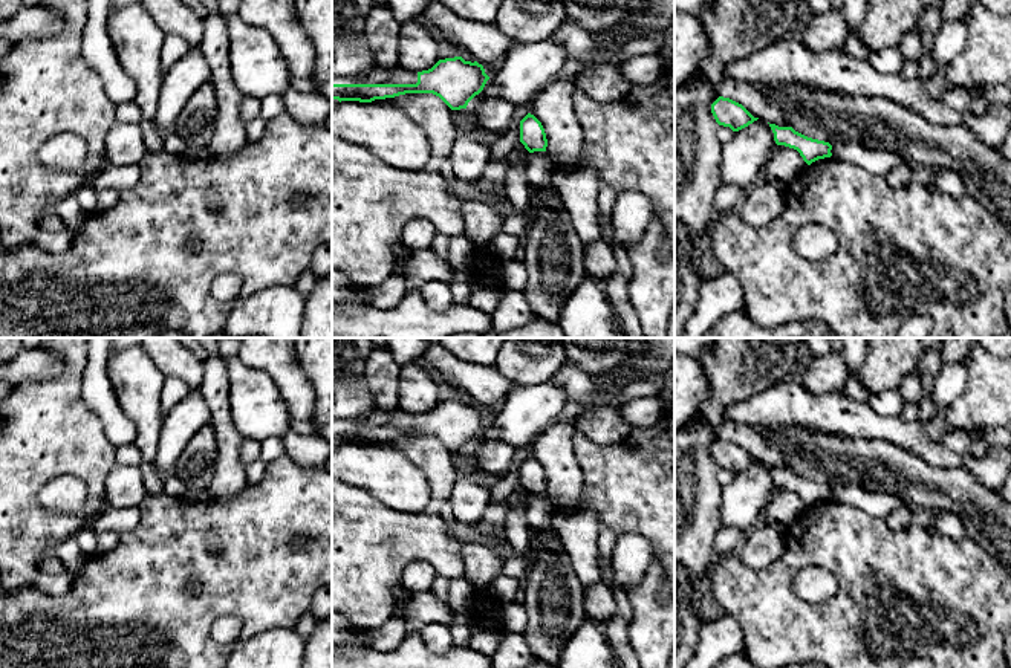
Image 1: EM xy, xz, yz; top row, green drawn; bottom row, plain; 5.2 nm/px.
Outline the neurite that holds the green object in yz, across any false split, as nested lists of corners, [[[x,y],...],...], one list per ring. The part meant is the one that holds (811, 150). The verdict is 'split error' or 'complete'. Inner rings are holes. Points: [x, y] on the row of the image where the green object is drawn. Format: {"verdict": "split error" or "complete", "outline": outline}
{"verdict": "complete", "outline": [[[769,124],[769,127],[774,133],[775,144],[797,150],[808,165],[832,156],[832,145],[829,142],[808,138],[792,127],[779,127],[775,124]]]}

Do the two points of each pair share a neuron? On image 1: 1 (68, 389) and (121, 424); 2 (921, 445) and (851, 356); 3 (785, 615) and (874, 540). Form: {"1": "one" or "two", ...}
{"1": "two", "2": "two", "3": "one"}

